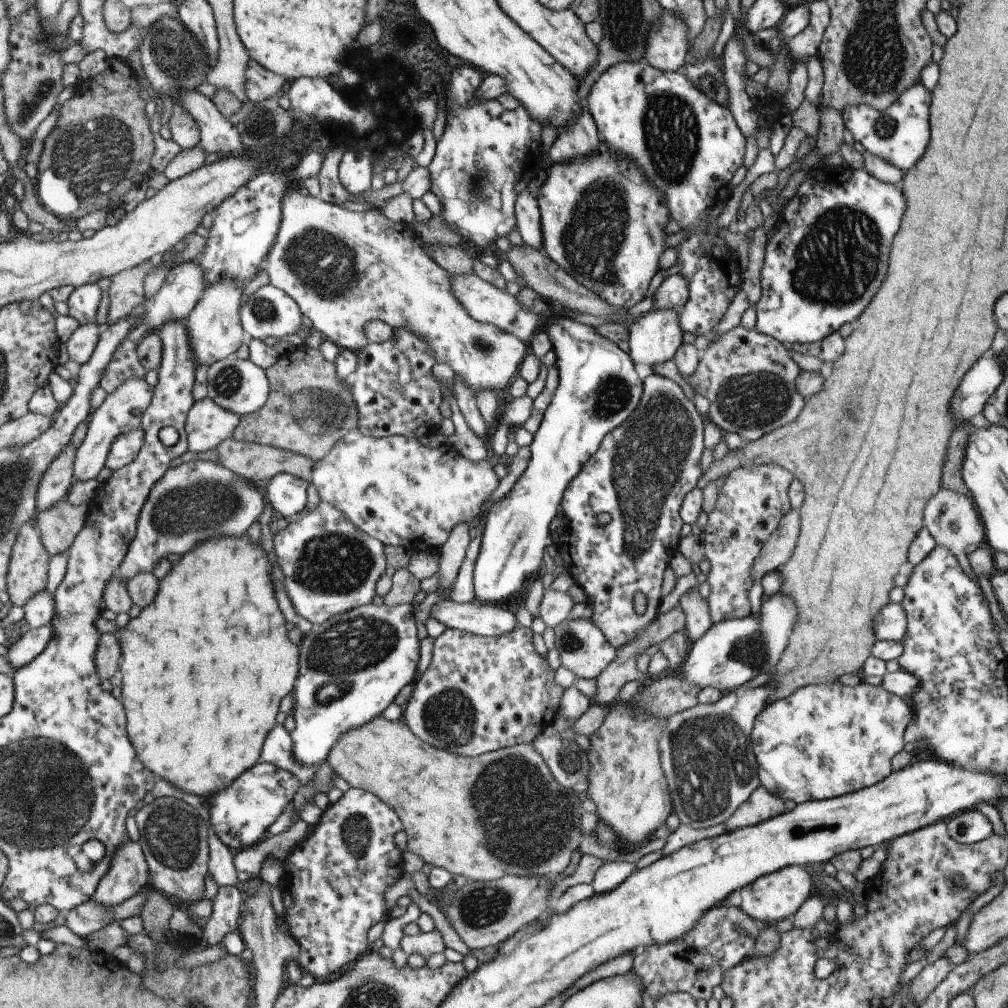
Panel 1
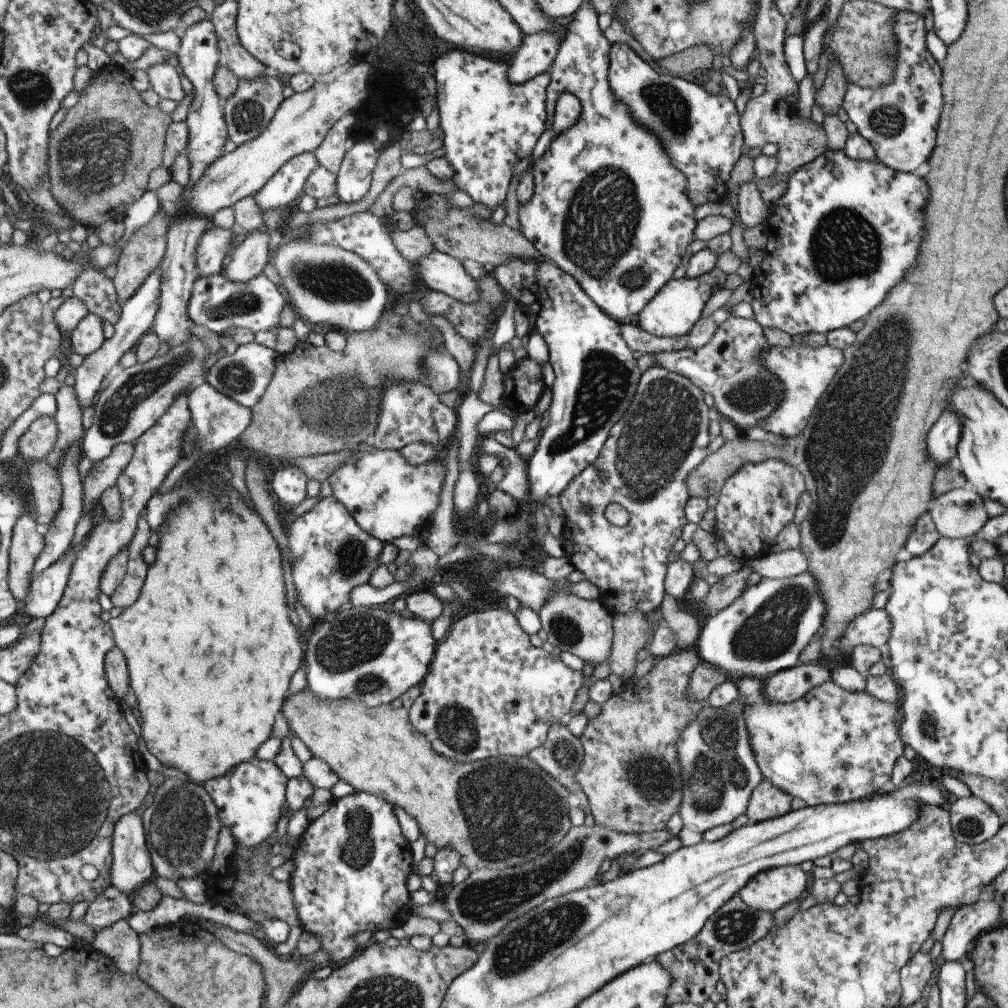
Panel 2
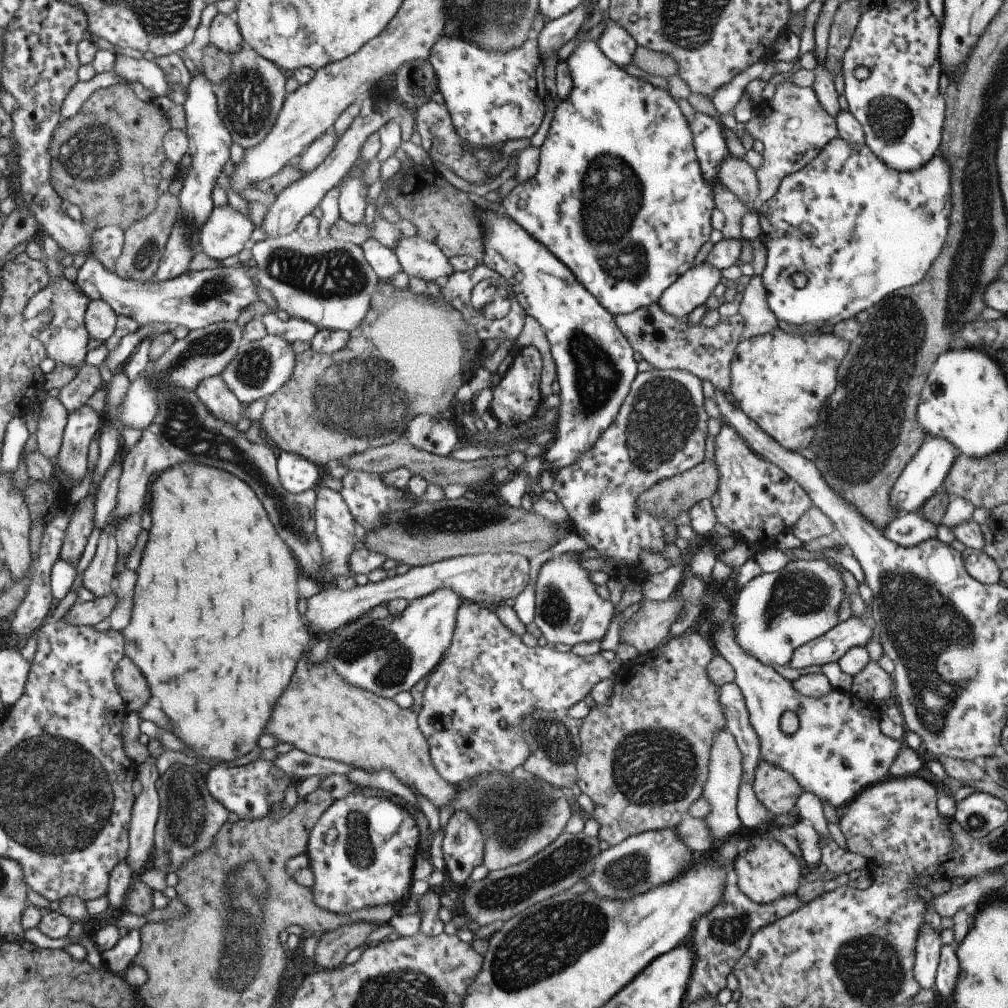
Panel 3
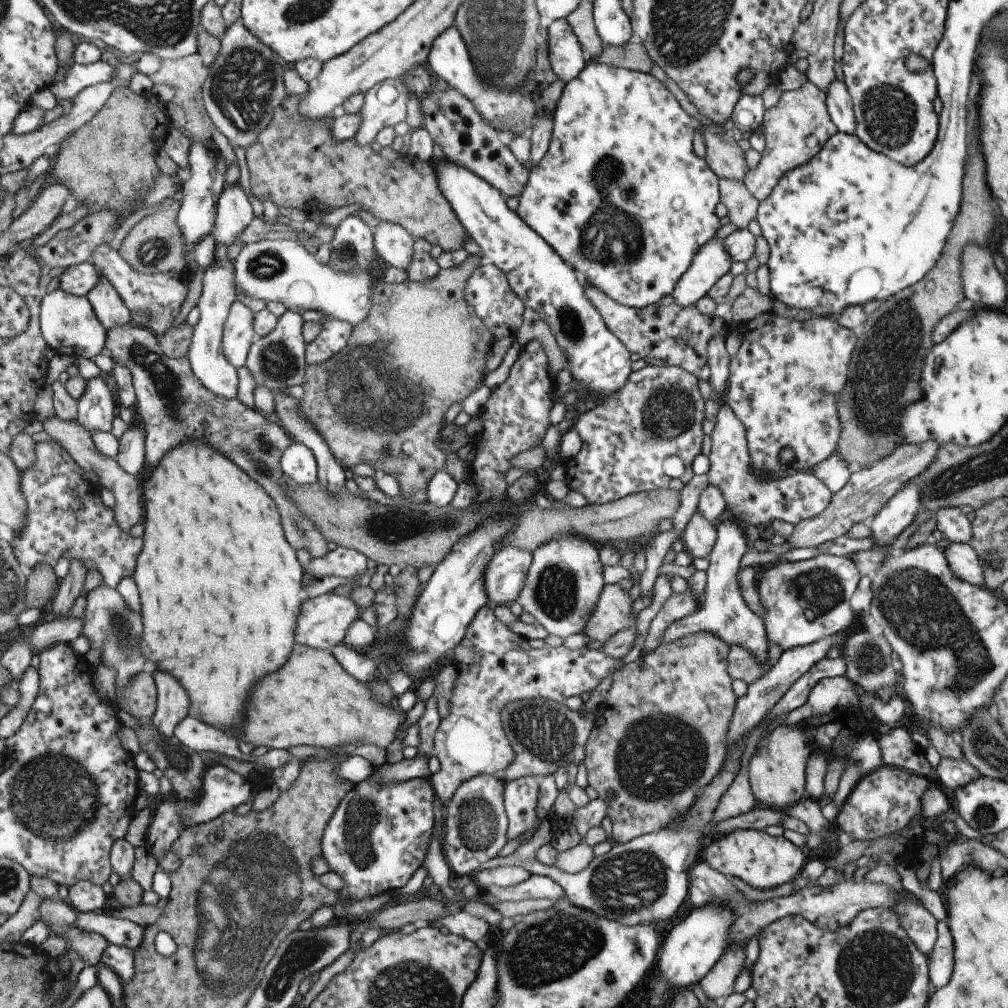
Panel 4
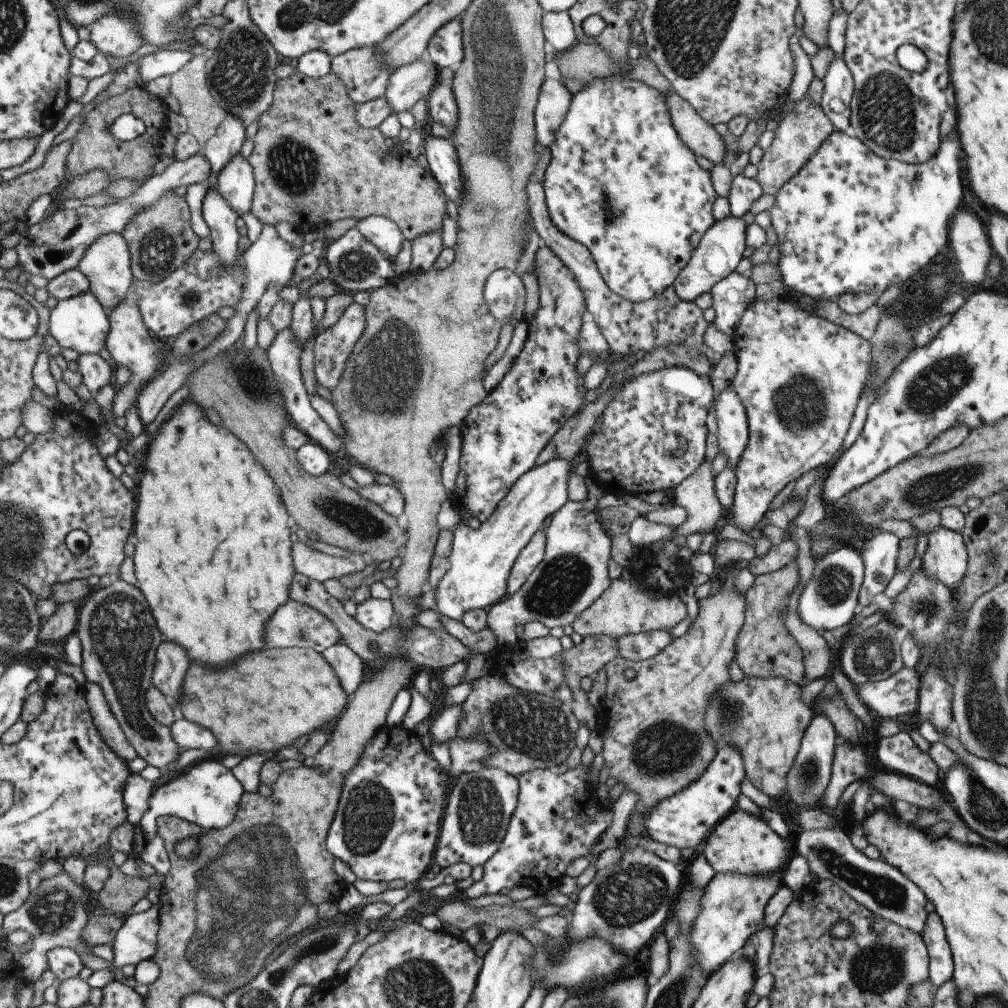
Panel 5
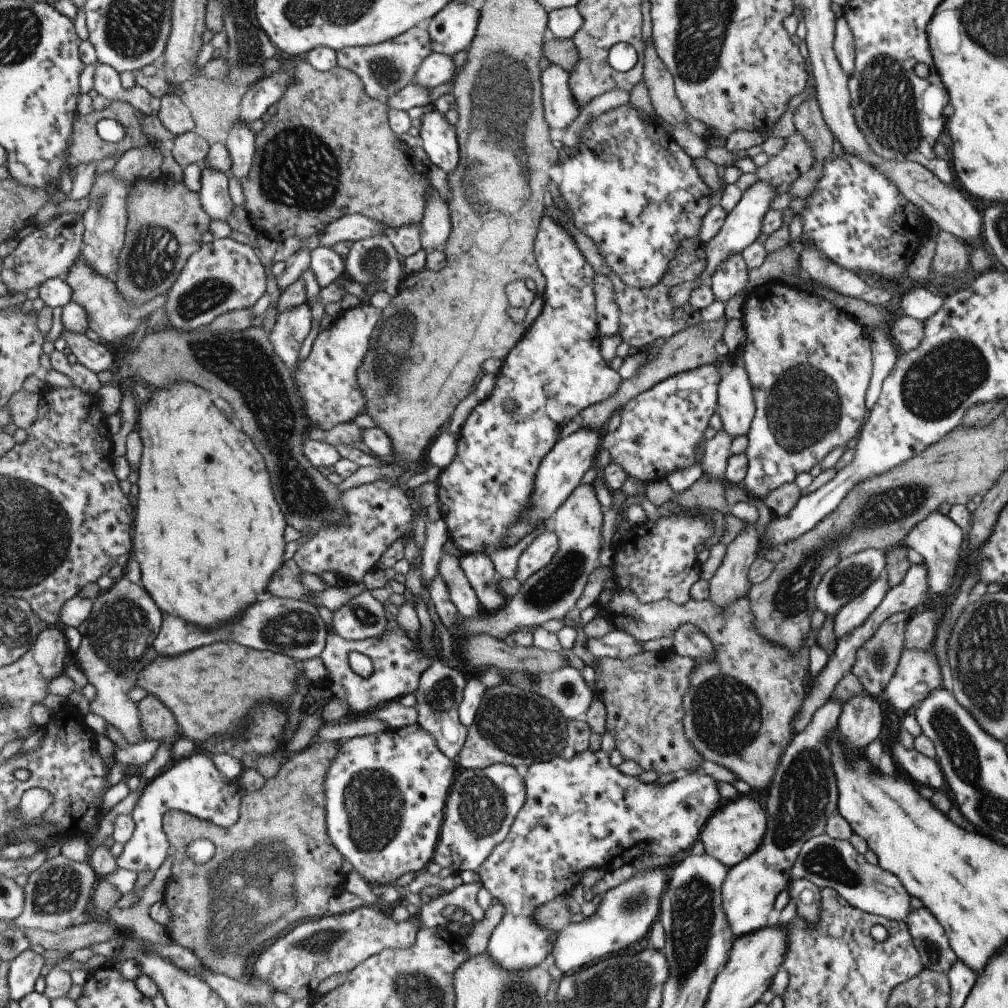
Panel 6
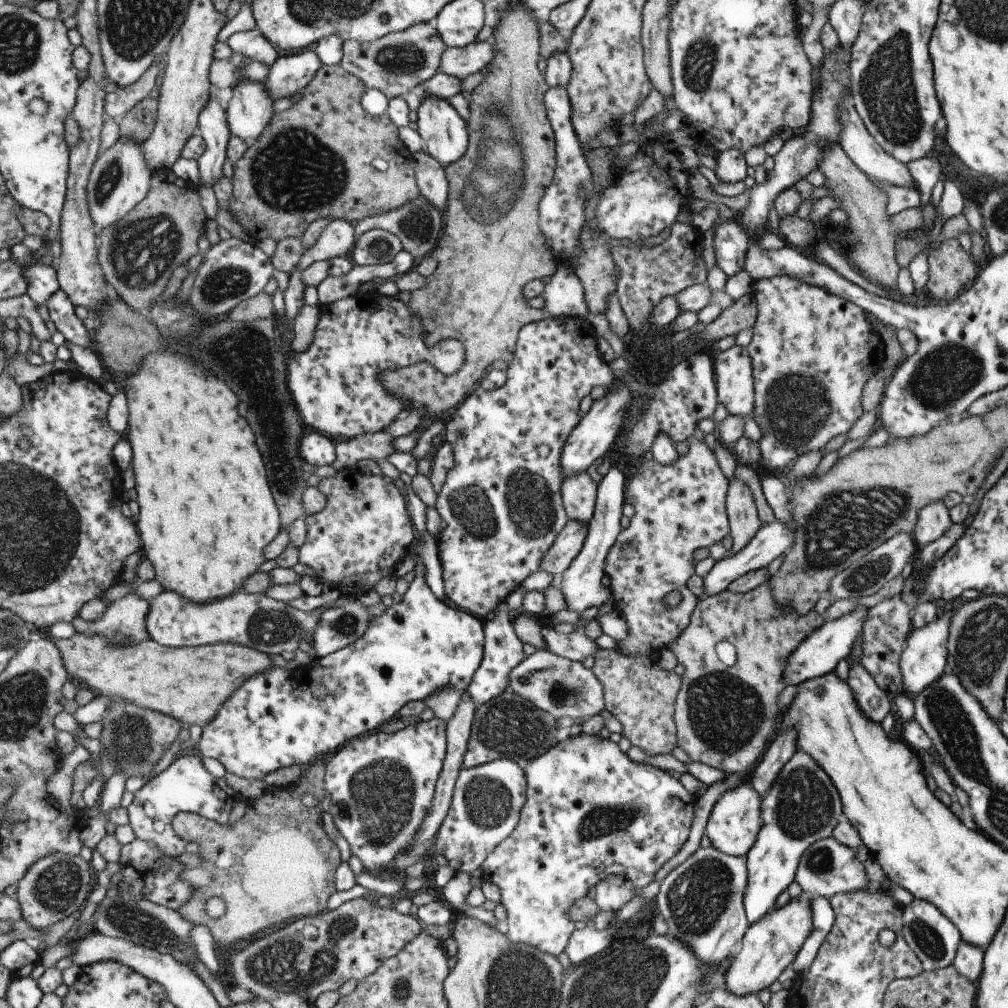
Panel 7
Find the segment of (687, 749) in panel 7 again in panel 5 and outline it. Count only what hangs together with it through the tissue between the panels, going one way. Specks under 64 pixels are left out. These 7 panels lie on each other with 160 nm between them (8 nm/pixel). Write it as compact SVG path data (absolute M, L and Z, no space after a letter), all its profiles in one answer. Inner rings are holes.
M611 579L607 589L571 624L574 633L588 636L607 636L621 638L627 634L662 630L681 622L686 616L686 607L674 592L660 598L649 598L643 586L632 580ZM744 676L739 682L729 679L723 688L717 688L705 708L705 730L716 749L734 743L741 754L747 781L769 798L783 796L787 772L812 718L810 705L805 706L799 694L801 687L783 678Z

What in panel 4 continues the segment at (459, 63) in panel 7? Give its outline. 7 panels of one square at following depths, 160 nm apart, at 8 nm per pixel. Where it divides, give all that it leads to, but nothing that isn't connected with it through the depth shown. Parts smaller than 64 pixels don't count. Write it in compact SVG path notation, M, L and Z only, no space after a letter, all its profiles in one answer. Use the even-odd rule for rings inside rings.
M401 79L385 80L375 84L363 94L363 105L359 112L359 128L352 137L355 144L371 144L377 132L393 127L405 119L409 92Z

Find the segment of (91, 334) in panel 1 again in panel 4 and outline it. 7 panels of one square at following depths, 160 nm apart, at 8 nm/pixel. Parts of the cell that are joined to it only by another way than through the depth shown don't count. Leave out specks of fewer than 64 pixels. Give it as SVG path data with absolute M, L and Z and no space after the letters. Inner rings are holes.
M101 270L99 274L101 274L101 282L88 295L95 314L99 316L107 332L113 331L117 326L126 327L132 323L132 311L117 293L115 286L109 282L109 278Z

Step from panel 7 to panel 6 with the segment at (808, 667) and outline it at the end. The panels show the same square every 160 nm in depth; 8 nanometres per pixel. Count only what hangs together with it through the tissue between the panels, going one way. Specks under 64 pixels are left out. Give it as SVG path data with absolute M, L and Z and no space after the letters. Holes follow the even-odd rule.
M883 572L877 580L873 580L871 584L865 587L860 595L842 606L836 614L836 618L833 618L833 636L835 639L851 632L853 628L861 626L888 590L887 574Z

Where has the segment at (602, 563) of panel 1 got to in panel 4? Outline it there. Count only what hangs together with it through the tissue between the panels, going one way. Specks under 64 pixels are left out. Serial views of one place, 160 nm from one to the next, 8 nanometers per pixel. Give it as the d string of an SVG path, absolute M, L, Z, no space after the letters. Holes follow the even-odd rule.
M646 365L642 370L631 371L619 392L609 396L605 402L587 411L582 408L571 427L581 439L581 448L575 456L563 460L562 464L565 467L564 481L567 488L570 491L581 492L588 503L603 503L624 498L629 494L646 492L652 487L670 487L689 481L694 476L690 465L700 454L704 435L704 401L697 382L695 375L681 368L672 365ZM670 456L681 459L685 468L685 472L677 480L665 476L662 470L663 460Z

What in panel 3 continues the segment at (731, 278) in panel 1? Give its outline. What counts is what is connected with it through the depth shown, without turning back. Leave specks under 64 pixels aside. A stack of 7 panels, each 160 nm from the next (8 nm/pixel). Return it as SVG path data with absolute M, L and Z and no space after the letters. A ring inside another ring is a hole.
M608 18L603 21L605 28L597 38L597 46L609 62L613 62L619 70L624 70L627 65L631 65L636 44L619 24L609 21ZM693 111L693 120L687 121L687 126L689 126L693 150L699 164L699 172L703 182L714 186L718 181L719 162L729 155L730 145L725 140L723 126L719 126L717 118L707 116L705 112Z

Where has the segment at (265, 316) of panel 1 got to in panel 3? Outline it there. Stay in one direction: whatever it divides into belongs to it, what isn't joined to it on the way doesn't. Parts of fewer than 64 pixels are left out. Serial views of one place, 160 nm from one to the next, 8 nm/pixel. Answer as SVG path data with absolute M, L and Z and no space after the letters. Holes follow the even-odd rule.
M86 258L78 270L77 282L83 294L90 300L105 300L116 310L118 316L133 316L133 320L140 326L159 322L172 327L187 327L191 331L217 322L235 322L245 308L259 301L254 281L245 269L234 266L199 272L189 270L167 282L148 283L120 278L114 271L101 266L99 260Z

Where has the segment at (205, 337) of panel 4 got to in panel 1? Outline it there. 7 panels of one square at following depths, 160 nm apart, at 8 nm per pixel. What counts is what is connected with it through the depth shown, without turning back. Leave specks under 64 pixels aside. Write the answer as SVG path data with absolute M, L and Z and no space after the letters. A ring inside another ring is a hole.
M206 397L197 400L188 414L188 447L193 452L205 452L232 436L240 416Z

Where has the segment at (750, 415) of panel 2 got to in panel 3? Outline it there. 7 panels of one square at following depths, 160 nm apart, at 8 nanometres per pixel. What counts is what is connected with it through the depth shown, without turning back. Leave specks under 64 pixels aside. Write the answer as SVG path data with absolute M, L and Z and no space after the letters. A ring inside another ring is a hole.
M649 304L634 312L613 316L619 332L633 352L641 355L641 359L649 363L652 369L678 369L688 371L701 381L707 381L715 390L729 395L729 366L733 350L741 340L743 318L741 314L720 317L715 326L709 328L699 324L685 324L686 318L679 320L661 310L659 304Z

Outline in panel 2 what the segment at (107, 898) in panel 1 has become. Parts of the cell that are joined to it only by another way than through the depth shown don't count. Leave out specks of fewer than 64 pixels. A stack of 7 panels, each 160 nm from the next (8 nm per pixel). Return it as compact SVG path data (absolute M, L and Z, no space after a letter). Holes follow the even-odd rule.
M137 812L126 815L116 825L113 838L113 849L111 850L112 864L110 866L110 886L125 892L132 898L141 886L152 881L155 876L155 868L151 858L151 852L147 848L147 836L145 836L145 824L143 817Z

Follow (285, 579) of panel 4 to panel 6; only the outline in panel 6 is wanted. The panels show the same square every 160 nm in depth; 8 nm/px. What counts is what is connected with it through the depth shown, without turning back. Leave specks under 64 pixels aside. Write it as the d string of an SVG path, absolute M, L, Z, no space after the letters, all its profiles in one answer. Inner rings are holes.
M179 380L167 388L153 388L153 398L149 400L149 404L137 409L138 418L136 429L143 442L145 452L142 452L139 466L139 486L141 486L141 494L139 494L139 502L137 503L137 524L134 524L134 552L132 558L141 564L143 574L141 574L141 584L145 590L155 598L155 602L169 614L181 614L185 620L203 626L203 628L211 628L213 622L217 624L225 624L231 618L239 618L239 614L245 612L245 608L251 608L253 602L261 594L267 593L267 582L271 578L273 572L279 570L283 564L283 552L286 544L283 544L283 528L285 528L285 518L281 510L277 508L271 488L269 488L269 478L263 466L263 458L257 454L252 440L241 432L241 429L228 416L225 409L221 406L217 399L211 394L207 394L209 390L203 390L200 386L195 386L191 382Z

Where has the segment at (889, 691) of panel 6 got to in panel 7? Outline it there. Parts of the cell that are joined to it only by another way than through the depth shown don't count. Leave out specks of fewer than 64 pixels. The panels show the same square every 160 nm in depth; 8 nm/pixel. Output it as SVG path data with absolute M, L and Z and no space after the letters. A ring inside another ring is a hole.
M955 610L944 611L941 615L936 616L928 625L912 629L905 639L904 649L900 654L899 668L904 694L908 697L911 698L918 692L921 692L934 680L937 680L940 674L946 671L946 642L950 620L954 612Z

